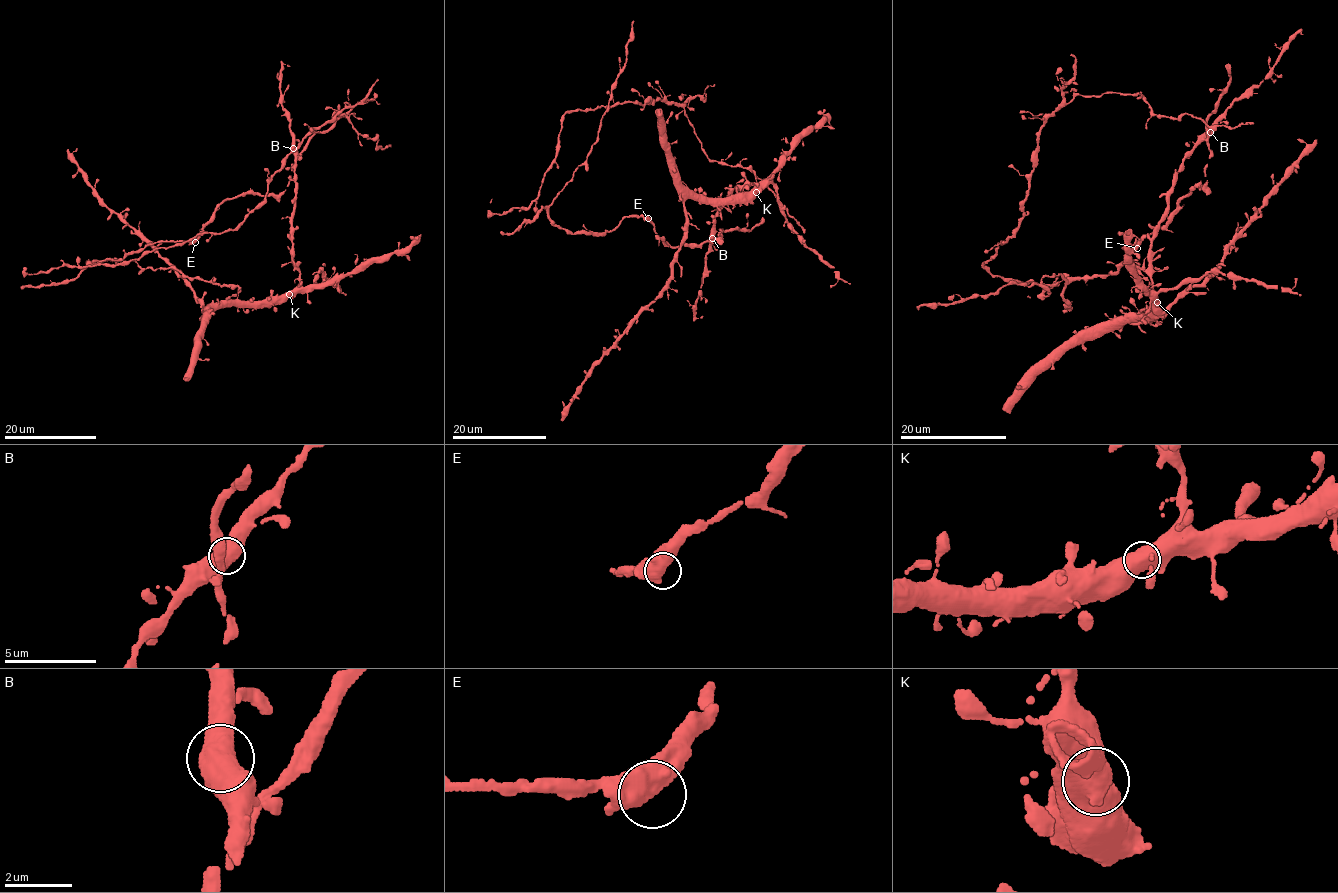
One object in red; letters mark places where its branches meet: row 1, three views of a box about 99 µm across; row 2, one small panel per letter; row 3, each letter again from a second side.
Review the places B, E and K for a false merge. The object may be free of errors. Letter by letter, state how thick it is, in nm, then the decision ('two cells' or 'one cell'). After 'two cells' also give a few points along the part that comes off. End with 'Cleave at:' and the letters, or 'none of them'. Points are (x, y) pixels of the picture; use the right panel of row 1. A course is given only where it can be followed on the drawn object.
B: 650 nm thick; one cell
E: 600 nm thick; one cell
K: 650 nm thick; one cell
Cleave at: none of them

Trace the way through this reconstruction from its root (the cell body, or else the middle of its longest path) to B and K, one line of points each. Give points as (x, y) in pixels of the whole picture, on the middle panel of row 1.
B: (644, 216), (650, 219), (659, 237), (671, 247), (701, 244), (723, 238), (718, 239), (716, 231), (712, 238)
K: (644, 216), (671, 247), (712, 242), (723, 238), (718, 239), (714, 217), (732, 190), (755, 184), (756, 192)

